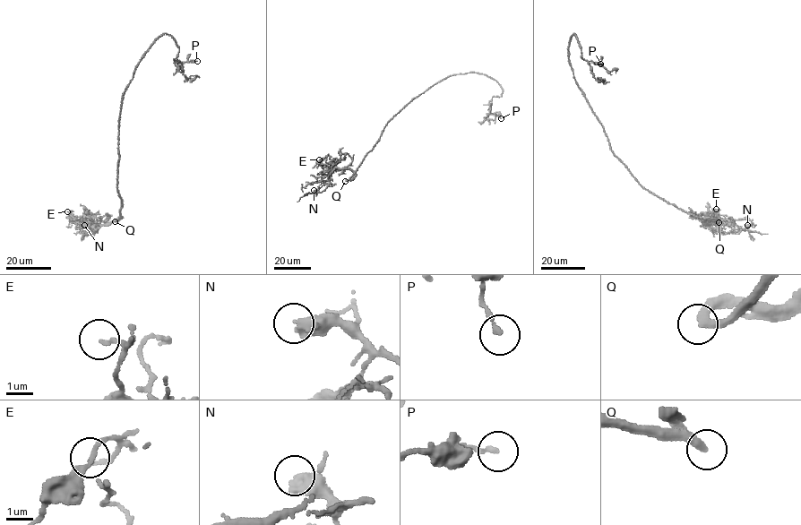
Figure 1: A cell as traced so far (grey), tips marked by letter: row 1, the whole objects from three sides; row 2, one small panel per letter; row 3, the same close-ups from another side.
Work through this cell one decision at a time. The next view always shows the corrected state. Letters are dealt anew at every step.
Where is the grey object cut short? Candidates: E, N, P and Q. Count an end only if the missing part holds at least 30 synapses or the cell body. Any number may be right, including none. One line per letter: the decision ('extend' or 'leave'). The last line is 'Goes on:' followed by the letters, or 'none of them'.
E: leave
N: leave
P: leave
Q: extend
Goes on: Q

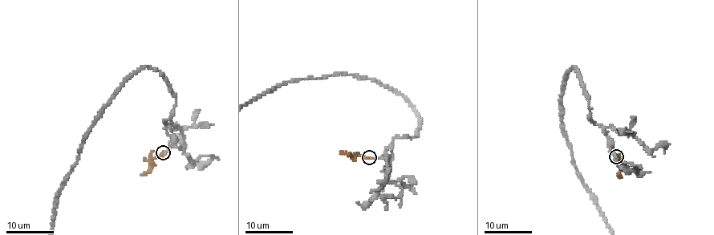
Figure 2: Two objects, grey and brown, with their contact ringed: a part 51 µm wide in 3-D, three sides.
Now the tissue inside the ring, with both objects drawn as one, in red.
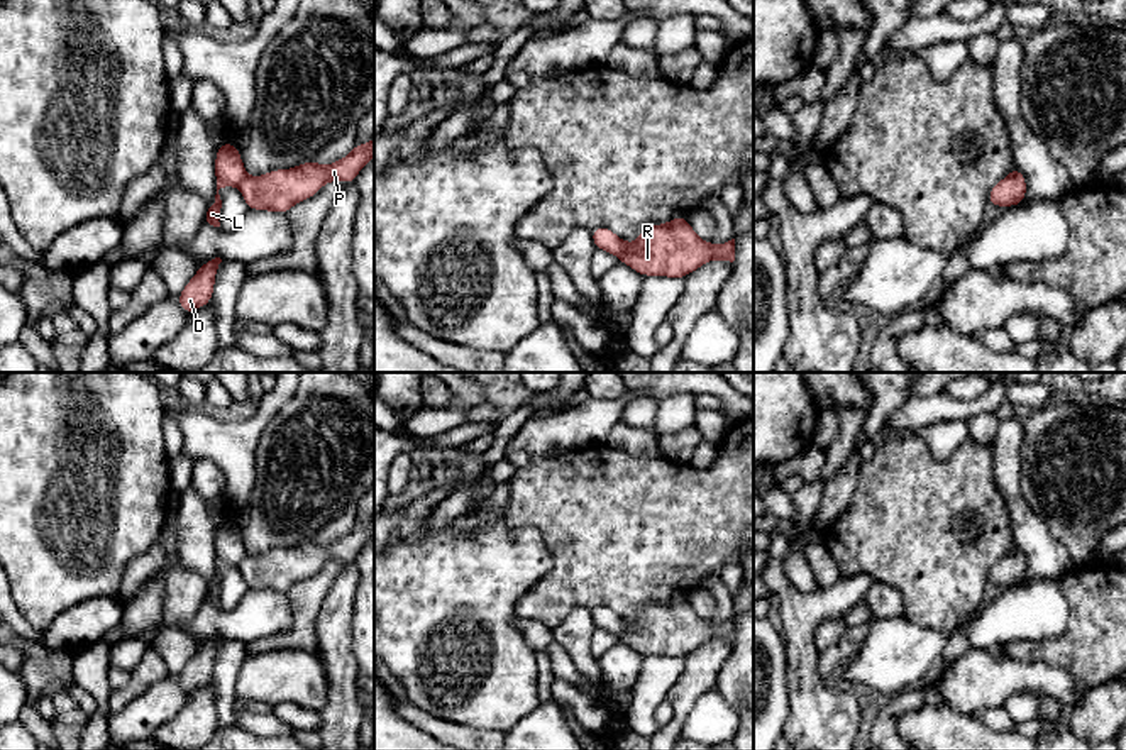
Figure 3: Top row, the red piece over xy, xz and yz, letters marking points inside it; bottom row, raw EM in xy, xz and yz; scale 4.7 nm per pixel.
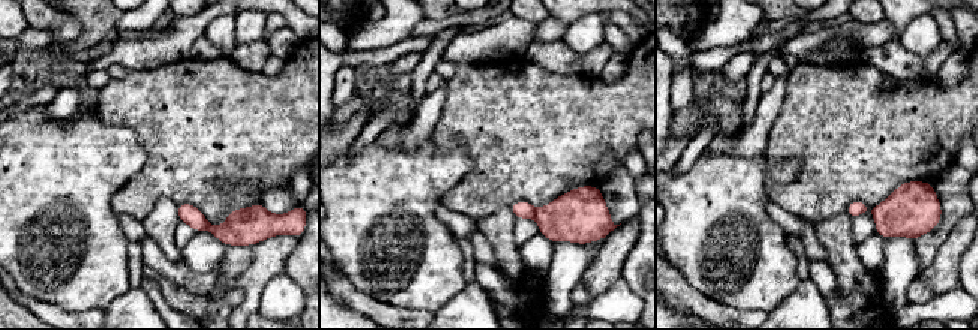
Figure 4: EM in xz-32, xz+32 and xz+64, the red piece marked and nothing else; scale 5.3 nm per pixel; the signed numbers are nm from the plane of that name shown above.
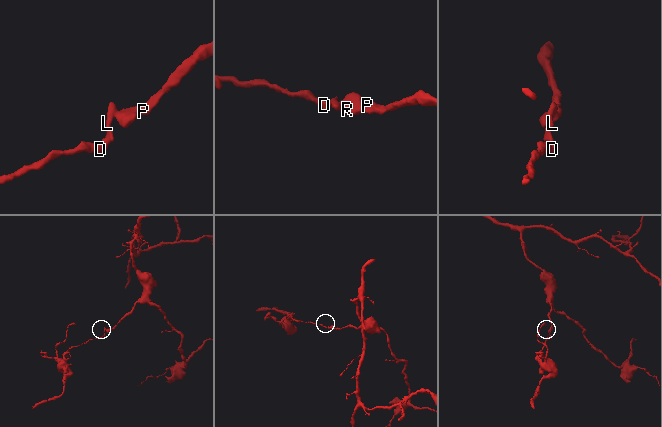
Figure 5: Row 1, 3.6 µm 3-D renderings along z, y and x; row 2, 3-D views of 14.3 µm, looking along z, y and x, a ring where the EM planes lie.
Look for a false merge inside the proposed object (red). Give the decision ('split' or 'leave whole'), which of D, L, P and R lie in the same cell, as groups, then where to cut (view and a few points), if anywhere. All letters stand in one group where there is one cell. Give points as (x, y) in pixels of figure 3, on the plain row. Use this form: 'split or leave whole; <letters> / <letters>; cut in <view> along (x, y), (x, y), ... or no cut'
split; D L / P R; cut in xz along (623, 622), (620, 639)

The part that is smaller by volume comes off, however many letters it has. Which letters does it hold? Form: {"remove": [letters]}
{"remove": ["D", "L"]}

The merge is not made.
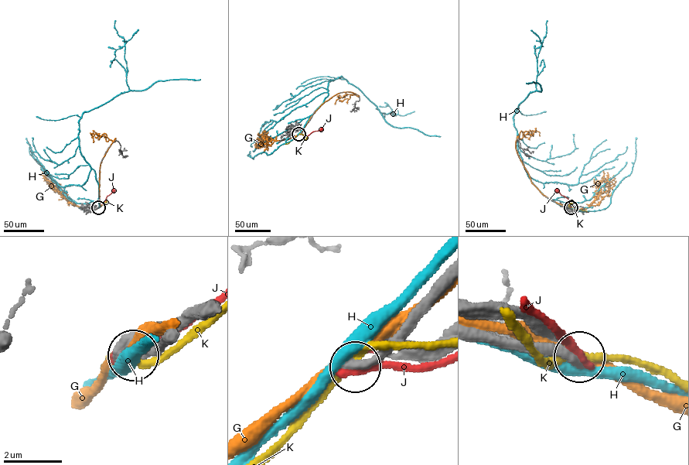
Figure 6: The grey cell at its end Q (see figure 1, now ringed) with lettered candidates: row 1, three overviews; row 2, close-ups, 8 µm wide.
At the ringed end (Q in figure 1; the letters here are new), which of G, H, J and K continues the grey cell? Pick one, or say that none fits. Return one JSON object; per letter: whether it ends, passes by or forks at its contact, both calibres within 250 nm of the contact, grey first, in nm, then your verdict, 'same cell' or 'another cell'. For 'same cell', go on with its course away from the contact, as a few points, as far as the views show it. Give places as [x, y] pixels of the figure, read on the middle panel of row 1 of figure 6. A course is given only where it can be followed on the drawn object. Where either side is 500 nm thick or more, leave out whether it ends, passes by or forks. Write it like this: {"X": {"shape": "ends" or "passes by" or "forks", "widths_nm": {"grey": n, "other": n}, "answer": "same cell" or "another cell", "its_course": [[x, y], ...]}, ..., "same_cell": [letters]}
{"G": {"shape": "passes by", "widths_nm": {"grey": 360, "other": 360}, "answer": "another cell"}, "H": {"widths_nm": {"grey": 500, "other": 440}, "answer": "another cell"}, "J": {"widths_nm": {"grey": 500, "other": 280}, "answer": "same cell", "its_course": [[298, 134], [307, 136], [321, 128]]}, "K": {"shape": "passes by", "widths_nm": {"grey": 340, "other": 200}, "answer": "another cell"}, "same_cell": ["J"]}

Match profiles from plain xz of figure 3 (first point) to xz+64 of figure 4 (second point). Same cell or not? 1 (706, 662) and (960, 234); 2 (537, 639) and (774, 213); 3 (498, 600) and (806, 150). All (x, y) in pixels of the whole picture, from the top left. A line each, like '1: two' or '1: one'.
1: one
2: one
3: two

